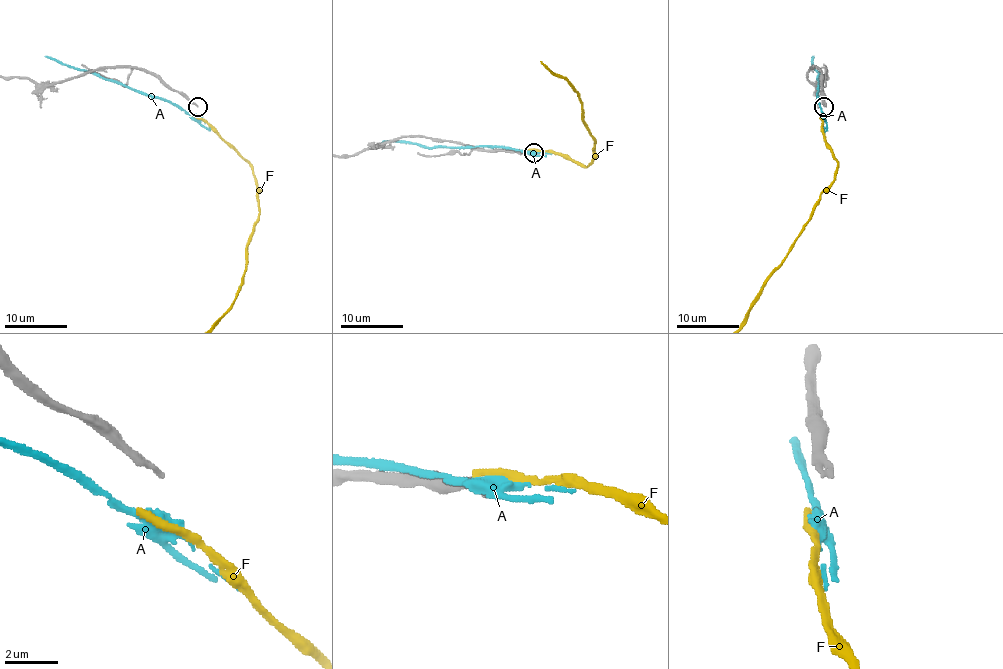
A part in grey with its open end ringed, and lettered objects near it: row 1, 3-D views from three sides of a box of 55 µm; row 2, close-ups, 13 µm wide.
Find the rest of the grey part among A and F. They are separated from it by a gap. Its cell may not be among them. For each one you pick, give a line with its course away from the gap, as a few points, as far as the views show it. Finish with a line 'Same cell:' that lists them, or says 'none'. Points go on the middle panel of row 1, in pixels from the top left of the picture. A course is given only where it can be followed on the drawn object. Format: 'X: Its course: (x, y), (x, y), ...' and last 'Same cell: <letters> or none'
Same cell: none

